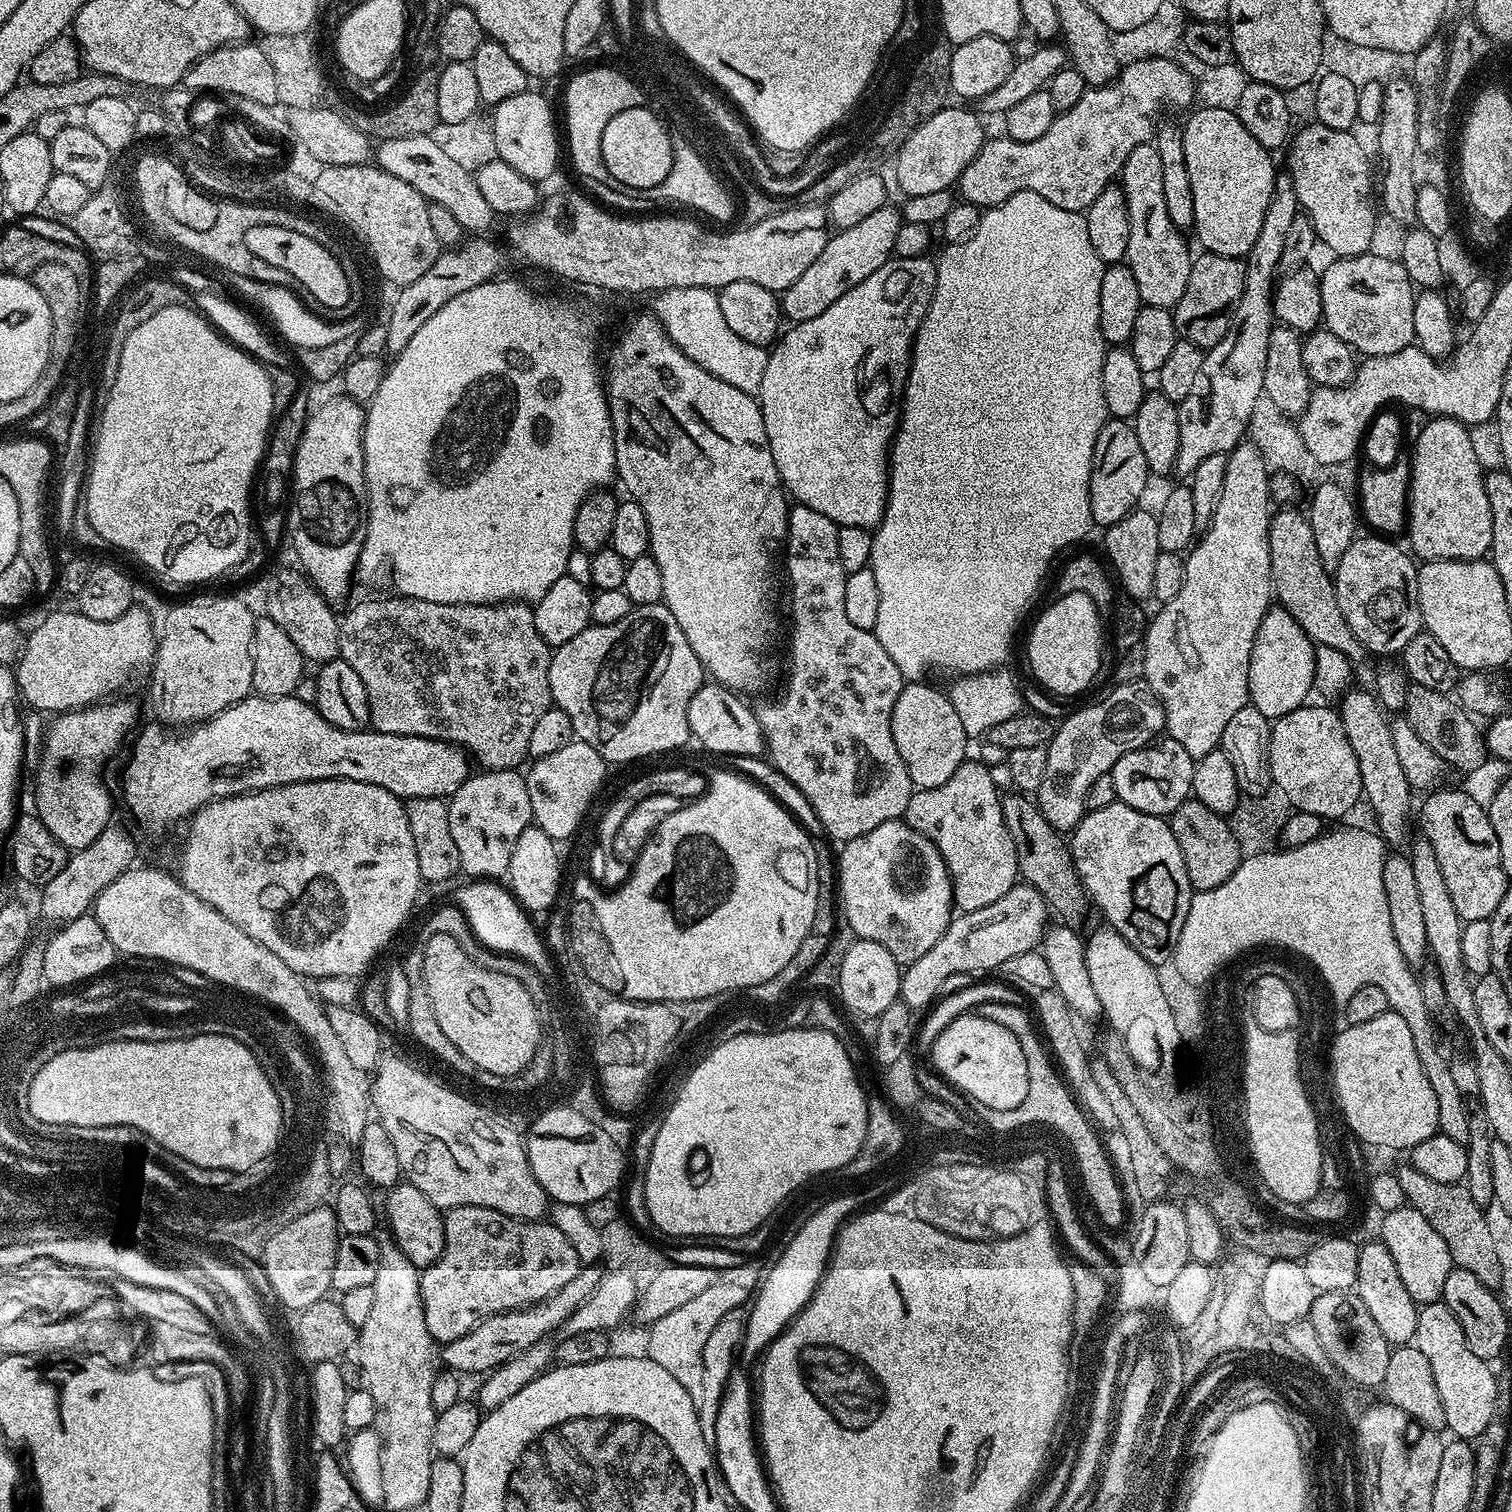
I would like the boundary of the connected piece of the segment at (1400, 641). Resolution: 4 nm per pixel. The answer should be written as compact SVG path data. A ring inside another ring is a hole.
M1380 534L1361 535L1342 554L1342 562L1334 569L1334 583L1336 586L1336 601L1338 606L1342 606L1342 618L1346 618L1346 623L1350 630L1358 638L1358 642L1368 649L1373 657L1392 656L1403 653L1406 642L1414 638L1422 630L1424 619L1420 613L1420 603L1418 602L1418 564L1407 551L1403 552L1396 544L1391 544L1391 539Z

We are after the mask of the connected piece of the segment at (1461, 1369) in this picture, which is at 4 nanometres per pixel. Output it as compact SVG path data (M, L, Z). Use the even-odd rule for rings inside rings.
M1442 1302L1426 1304L1419 1309L1418 1322L1414 1330L1414 1347L1422 1350L1422 1354L1430 1361L1430 1370L1434 1370L1434 1383L1438 1386L1442 1406L1446 1406L1447 1431L1452 1431L1451 1435L1461 1440L1475 1441L1496 1415L1498 1376L1497 1373L1492 1373L1493 1365L1470 1351L1470 1346L1466 1346L1466 1334L1462 1334L1458 1318L1454 1318L1452 1311Z

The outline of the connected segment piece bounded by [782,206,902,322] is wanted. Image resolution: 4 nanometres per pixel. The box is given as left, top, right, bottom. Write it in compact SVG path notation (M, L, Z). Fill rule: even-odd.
M885 206L874 210L863 222L857 222L849 228L839 229L835 234L829 235L826 242L826 250L814 258L814 263L782 293L782 312L789 321L815 318L822 314L830 302L838 302L846 290L858 286L858 282L866 282L878 266L882 266L887 260L893 259L896 251L896 239L902 223L902 216L892 206Z

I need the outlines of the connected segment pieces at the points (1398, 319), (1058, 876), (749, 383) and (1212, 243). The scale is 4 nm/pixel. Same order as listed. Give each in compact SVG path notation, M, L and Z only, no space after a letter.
M1345 256L1333 259L1332 265L1325 272L1319 273L1322 290L1323 327L1332 331L1342 341L1349 344L1361 357L1385 356L1398 354L1398 350L1413 347L1414 334L1414 302L1416 292L1412 279L1406 274L1404 265L1399 259L1388 256Z
M1008 790L1000 797L1002 806L1002 818L1006 822L1006 830L1010 830L1010 842L1014 842L1014 854L1016 855L1016 870L1021 881L1027 882L1044 897L1044 903L1053 913L1060 915L1059 923L1065 928L1083 929L1084 919L1088 916L1090 901L1084 891L1084 884L1080 881L1080 875L1076 873L1076 867L1072 861L1072 849L1066 843L1059 831L1046 822L1046 818L1040 813L1040 808L1031 795Z
M671 288L659 293L653 300L656 301L650 309L651 315L662 325L664 333L678 346L678 350L686 354L686 358L698 362L698 366L714 374L714 378L722 378L722 382L730 382L730 386L738 386L738 390L749 394L759 393L762 386L762 374L766 374L769 349L763 344L751 344L738 338L738 334L734 334L734 330L726 326L726 318L722 318L722 306L718 306L718 295L713 289Z
M1200 106L1192 114L1188 121L1183 121L1182 127L1186 170L1190 170L1190 190L1194 190L1194 233L1200 239L1204 252L1247 257L1262 230L1262 218L1266 218L1266 206L1270 206L1270 198L1274 194L1278 169L1272 165L1273 153L1263 148L1254 134L1242 126L1233 109Z

